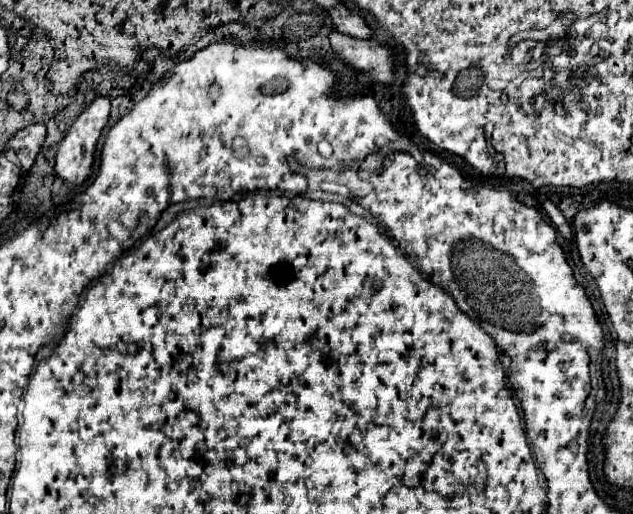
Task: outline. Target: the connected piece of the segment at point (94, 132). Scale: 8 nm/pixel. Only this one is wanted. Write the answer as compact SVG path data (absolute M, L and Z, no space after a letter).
M98 95L92 103L86 105L86 109L78 115L78 119L72 123L70 131L66 133L66 137L60 141L60 147L54 155L56 161L56 173L68 183L68 185L80 185L92 171L92 163L94 163L94 151L96 151L96 141L102 133L102 129L108 123L108 115L110 115L110 99Z

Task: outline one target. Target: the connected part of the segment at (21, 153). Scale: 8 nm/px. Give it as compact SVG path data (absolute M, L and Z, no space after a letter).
M36 123L36 125L30 125L26 129L20 129L12 139L10 139L10 147L16 151L18 159L20 159L20 167L22 167L22 173L26 173L40 147L42 147L42 141L44 141L44 135L46 135L46 127L42 123Z

